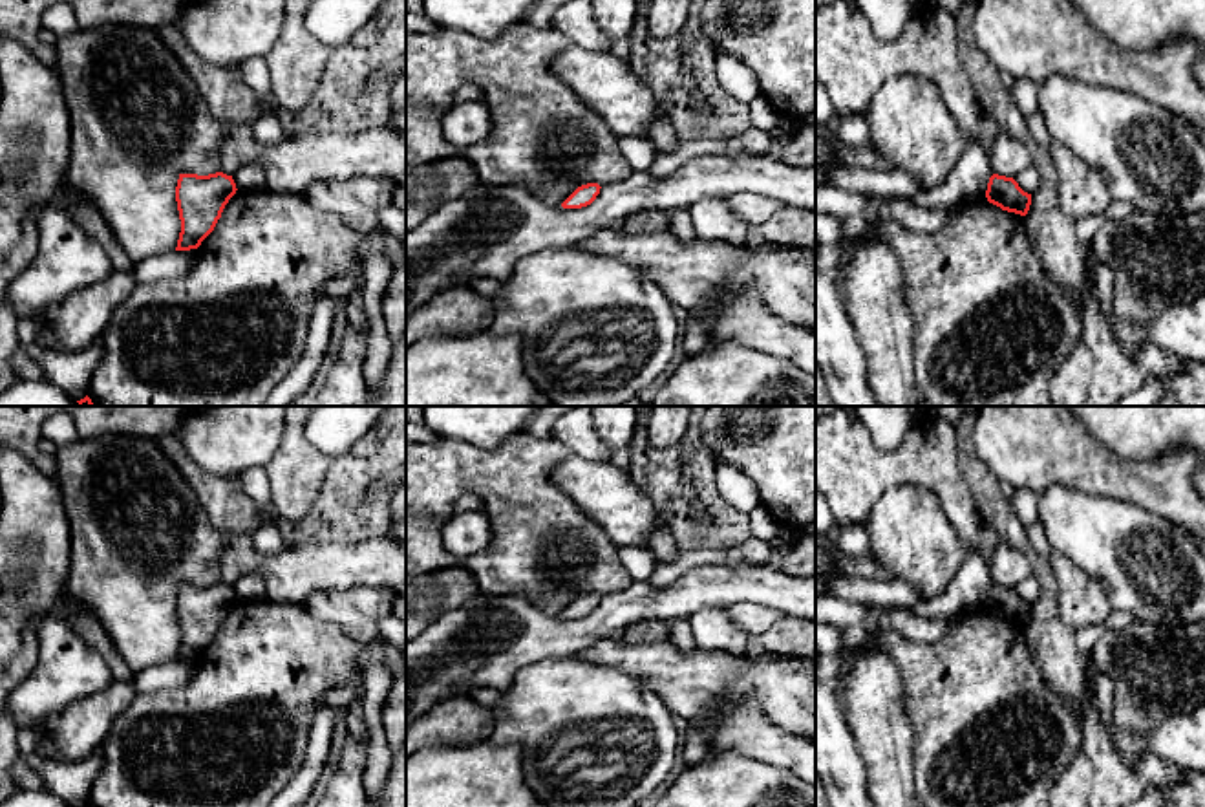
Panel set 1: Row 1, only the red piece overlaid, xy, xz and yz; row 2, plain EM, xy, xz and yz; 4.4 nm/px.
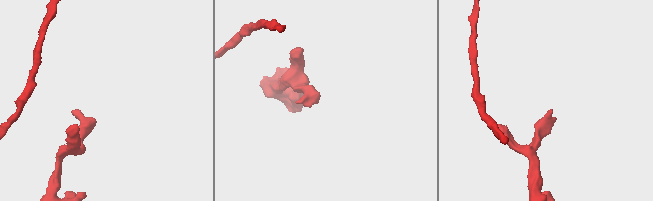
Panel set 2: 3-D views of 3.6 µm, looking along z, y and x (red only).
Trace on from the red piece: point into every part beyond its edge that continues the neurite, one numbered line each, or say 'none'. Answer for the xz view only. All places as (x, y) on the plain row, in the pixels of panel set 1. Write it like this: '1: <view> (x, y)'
none

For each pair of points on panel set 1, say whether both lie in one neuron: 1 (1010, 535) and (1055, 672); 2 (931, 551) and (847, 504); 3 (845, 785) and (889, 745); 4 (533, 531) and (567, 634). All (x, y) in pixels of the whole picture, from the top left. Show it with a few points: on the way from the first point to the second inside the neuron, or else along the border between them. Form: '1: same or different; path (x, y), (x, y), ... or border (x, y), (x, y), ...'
1: same; path (1041, 566), (1046, 579), (1048, 637)
2: different; border (898, 484), (882, 494), (865, 524)
3: different; border (849, 729), (869, 787)
4: different; border (520, 597), (549, 613), (560, 615)

